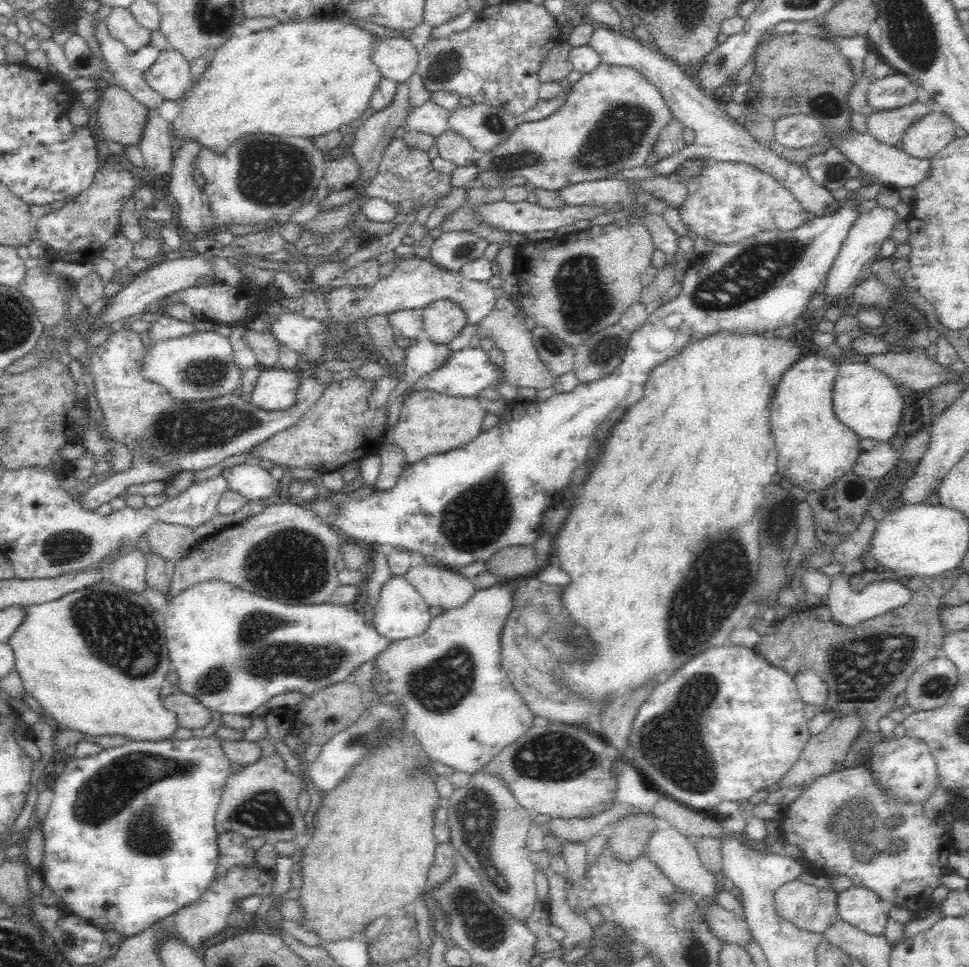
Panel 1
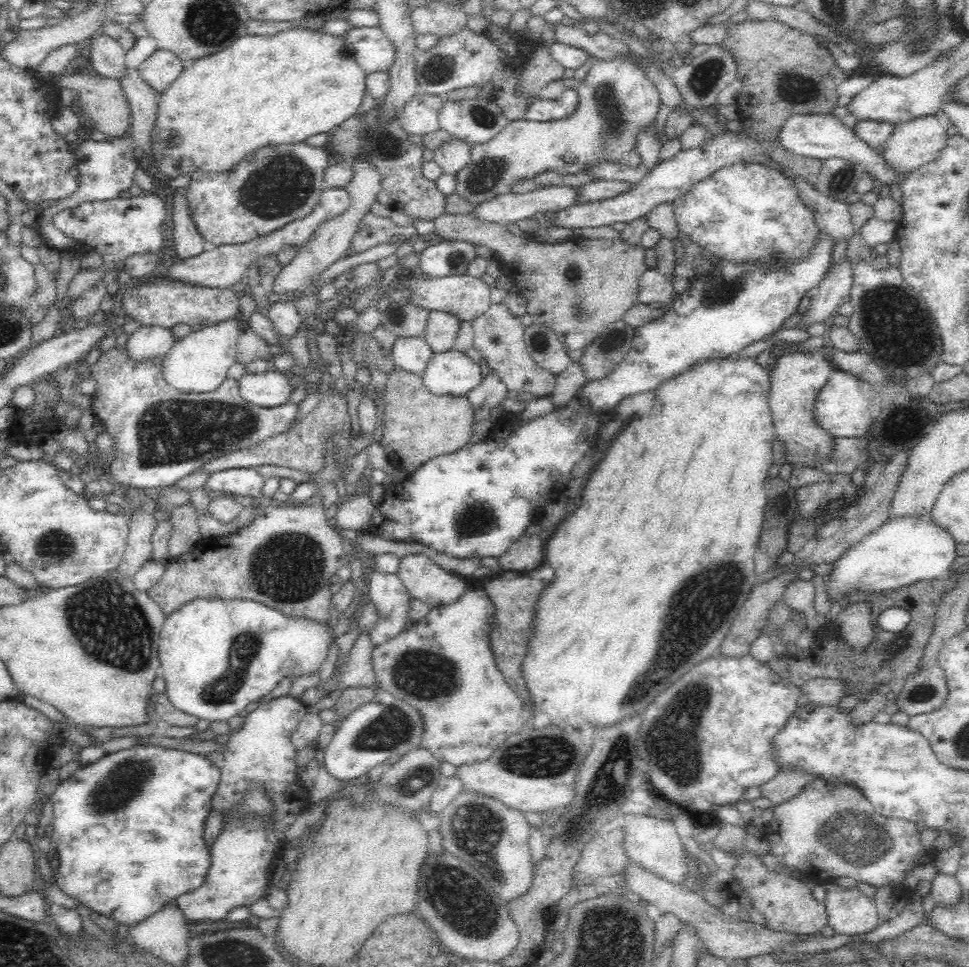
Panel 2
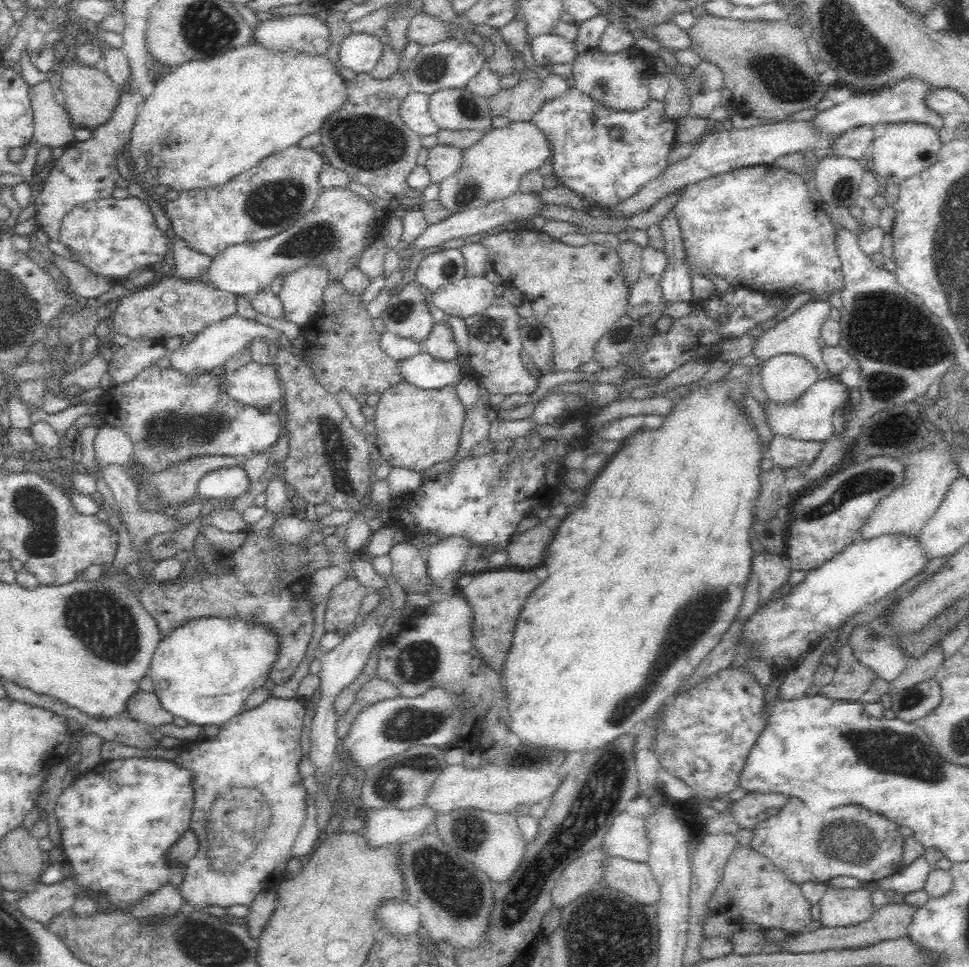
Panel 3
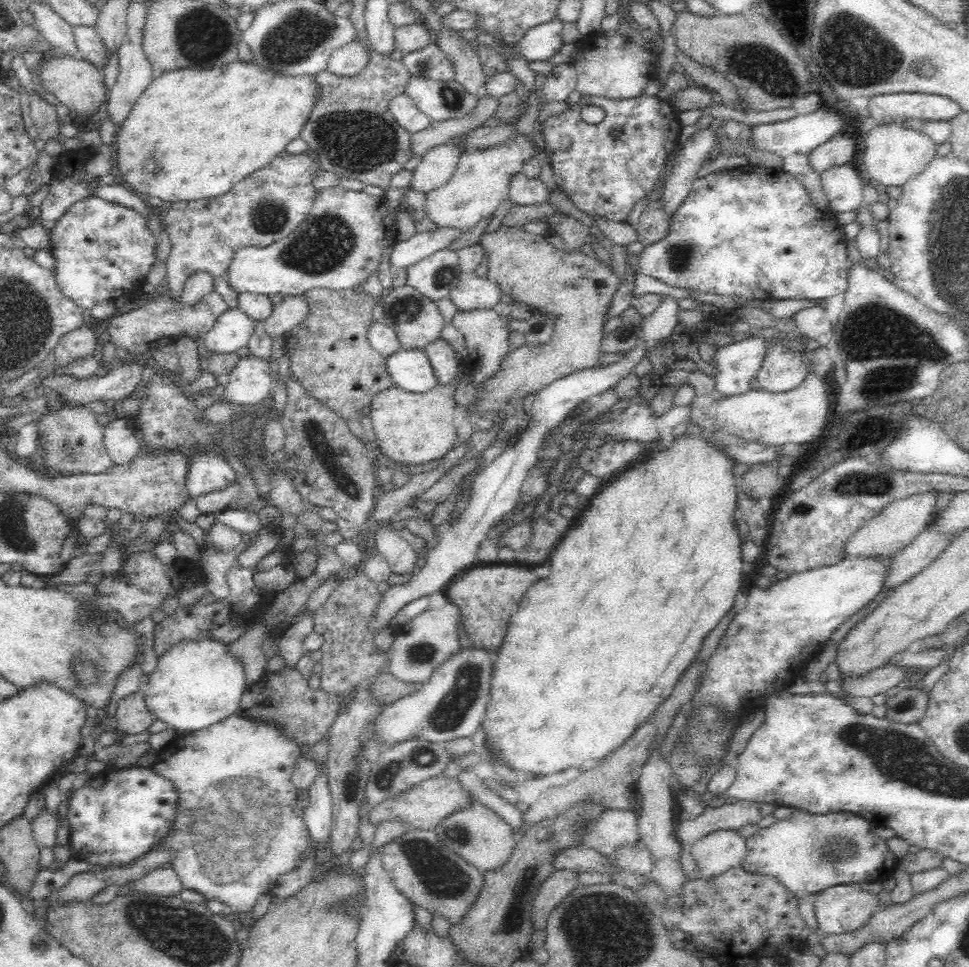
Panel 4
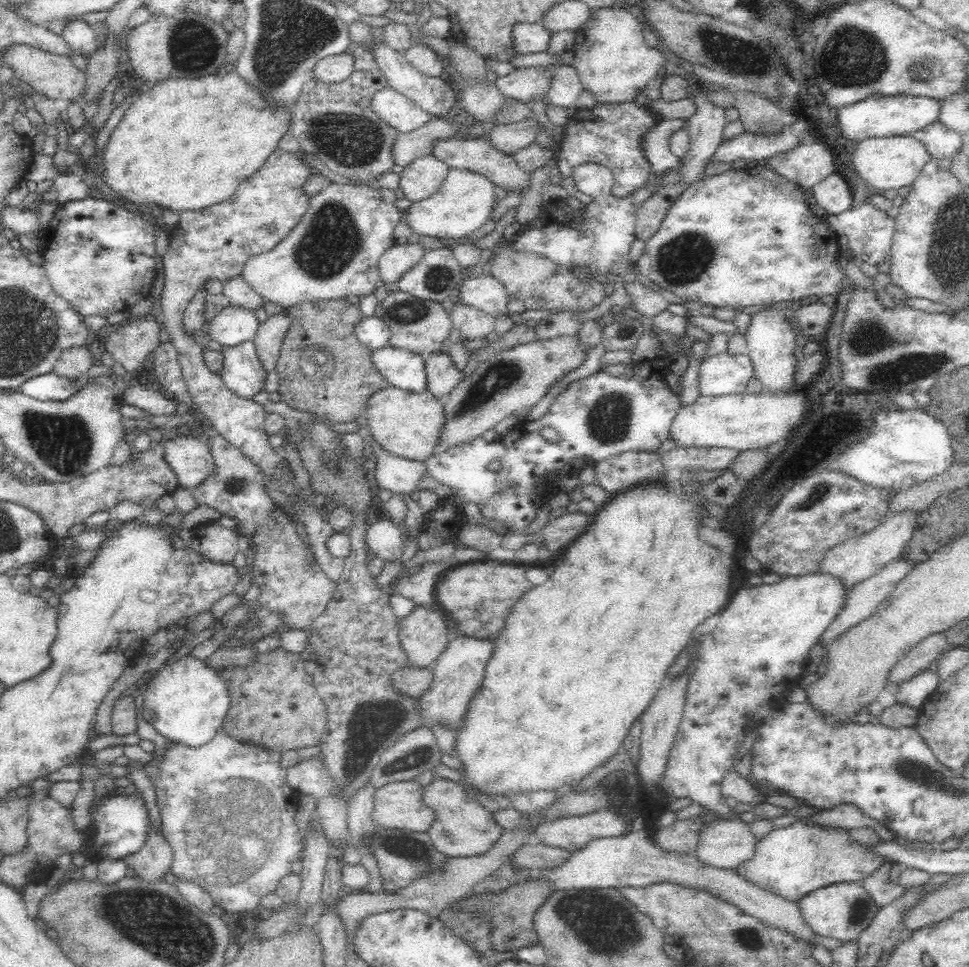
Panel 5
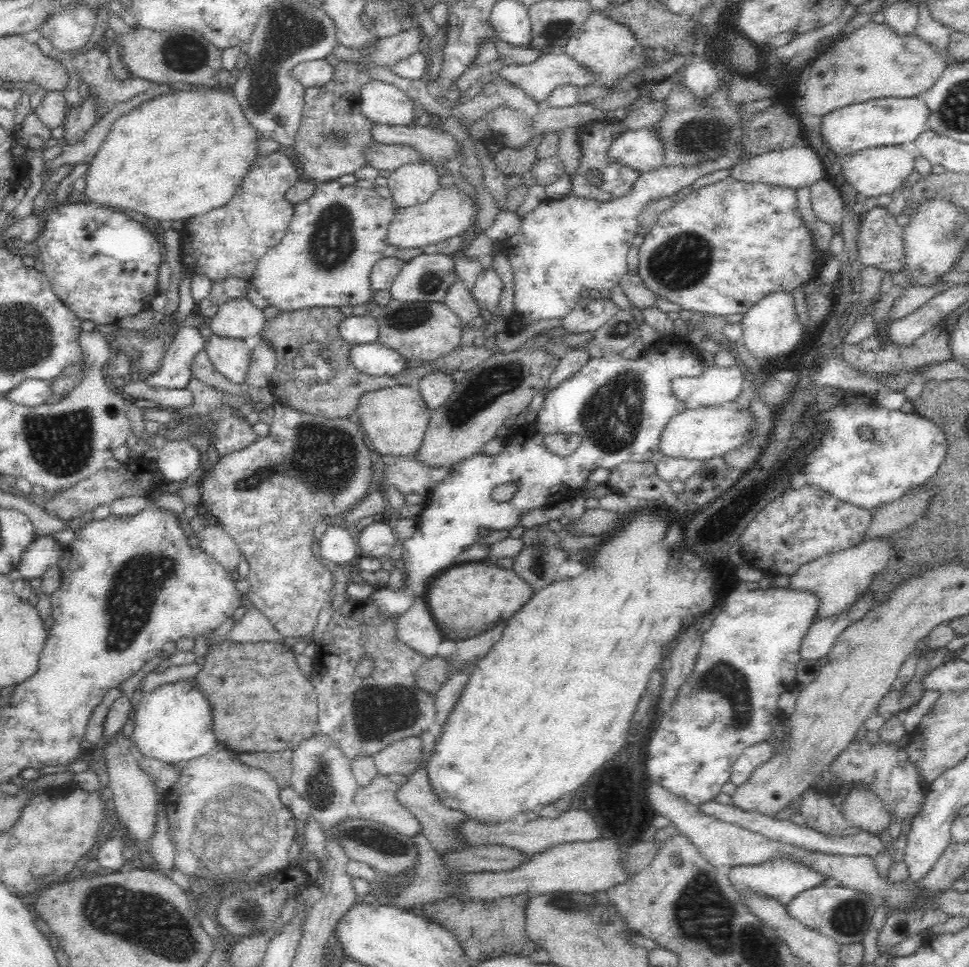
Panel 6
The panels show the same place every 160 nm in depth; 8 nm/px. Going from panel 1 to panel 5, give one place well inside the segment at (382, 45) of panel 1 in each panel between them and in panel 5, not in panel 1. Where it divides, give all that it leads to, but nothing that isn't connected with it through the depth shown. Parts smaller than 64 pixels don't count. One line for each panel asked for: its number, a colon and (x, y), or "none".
2: (373, 52)
3: (360, 52)
4: (348, 60)
5: (332, 69)

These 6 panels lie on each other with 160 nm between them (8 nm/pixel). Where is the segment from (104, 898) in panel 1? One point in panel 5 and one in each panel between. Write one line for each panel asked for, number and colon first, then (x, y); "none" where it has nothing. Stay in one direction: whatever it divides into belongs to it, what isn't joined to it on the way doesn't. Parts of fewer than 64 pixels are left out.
2: (128, 828)
3: (117, 821)
4: (117, 816)
5: (119, 827)

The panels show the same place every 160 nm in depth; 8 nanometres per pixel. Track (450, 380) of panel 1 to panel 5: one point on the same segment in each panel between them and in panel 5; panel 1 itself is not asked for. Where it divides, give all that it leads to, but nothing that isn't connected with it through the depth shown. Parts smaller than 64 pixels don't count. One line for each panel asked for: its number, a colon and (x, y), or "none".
2: (452, 373)
3: (424, 371)
4: (412, 371)
5: (402, 369)

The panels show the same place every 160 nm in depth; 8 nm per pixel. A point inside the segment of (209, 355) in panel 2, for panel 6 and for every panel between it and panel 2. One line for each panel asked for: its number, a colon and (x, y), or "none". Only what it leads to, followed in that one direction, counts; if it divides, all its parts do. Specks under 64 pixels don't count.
3: (211, 347)
4: (232, 330)
5: (231, 326)
6: (239, 318)

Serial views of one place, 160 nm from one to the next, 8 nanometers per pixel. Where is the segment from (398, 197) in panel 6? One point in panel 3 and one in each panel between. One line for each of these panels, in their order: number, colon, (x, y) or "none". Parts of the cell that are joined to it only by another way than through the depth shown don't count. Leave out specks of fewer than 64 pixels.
3: (443, 161)
4: (436, 167)
5: (421, 178)

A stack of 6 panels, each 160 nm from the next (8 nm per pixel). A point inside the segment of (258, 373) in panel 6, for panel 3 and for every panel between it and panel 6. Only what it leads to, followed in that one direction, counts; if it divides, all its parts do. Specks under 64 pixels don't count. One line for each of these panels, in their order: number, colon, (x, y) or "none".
3: (301, 294)
4: (292, 310)
5: (270, 334)

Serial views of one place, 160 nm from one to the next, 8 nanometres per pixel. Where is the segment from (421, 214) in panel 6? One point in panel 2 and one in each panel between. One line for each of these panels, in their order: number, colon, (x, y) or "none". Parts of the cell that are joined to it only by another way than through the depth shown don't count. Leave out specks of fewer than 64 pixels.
2: (616, 101)
3: (490, 171)
4: (479, 184)
5: (464, 201)

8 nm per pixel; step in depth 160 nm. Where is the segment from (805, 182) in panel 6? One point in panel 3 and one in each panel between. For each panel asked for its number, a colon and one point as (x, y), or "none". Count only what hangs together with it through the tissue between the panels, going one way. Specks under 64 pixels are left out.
3: (852, 144)
4: (839, 150)
5: (812, 161)

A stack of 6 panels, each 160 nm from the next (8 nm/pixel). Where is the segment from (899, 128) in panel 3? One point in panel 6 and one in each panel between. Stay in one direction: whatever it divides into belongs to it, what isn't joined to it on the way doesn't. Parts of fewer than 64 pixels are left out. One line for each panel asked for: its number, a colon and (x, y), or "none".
4: (893, 154)
5: (890, 163)
6: (874, 171)

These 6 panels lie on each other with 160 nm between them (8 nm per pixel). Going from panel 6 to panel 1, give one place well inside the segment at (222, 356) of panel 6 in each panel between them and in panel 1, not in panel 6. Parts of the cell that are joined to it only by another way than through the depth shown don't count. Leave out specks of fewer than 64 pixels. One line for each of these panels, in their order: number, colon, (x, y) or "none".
1: (275, 389)
2: (272, 388)
3: (256, 385)
4: (250, 381)
5: (242, 373)

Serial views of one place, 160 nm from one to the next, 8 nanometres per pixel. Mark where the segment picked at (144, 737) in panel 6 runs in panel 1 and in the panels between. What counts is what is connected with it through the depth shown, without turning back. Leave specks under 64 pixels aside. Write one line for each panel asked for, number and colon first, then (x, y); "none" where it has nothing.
1: (233, 651)
2: (217, 655)
3: (203, 671)
4: (196, 683)
5: (186, 702)

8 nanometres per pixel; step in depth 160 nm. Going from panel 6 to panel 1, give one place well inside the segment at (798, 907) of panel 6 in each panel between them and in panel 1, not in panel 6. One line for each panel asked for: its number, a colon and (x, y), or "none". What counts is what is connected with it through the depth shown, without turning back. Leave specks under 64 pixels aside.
1: (860, 906)
2: (850, 912)
3: (840, 907)
4: (845, 907)
5: (843, 911)

